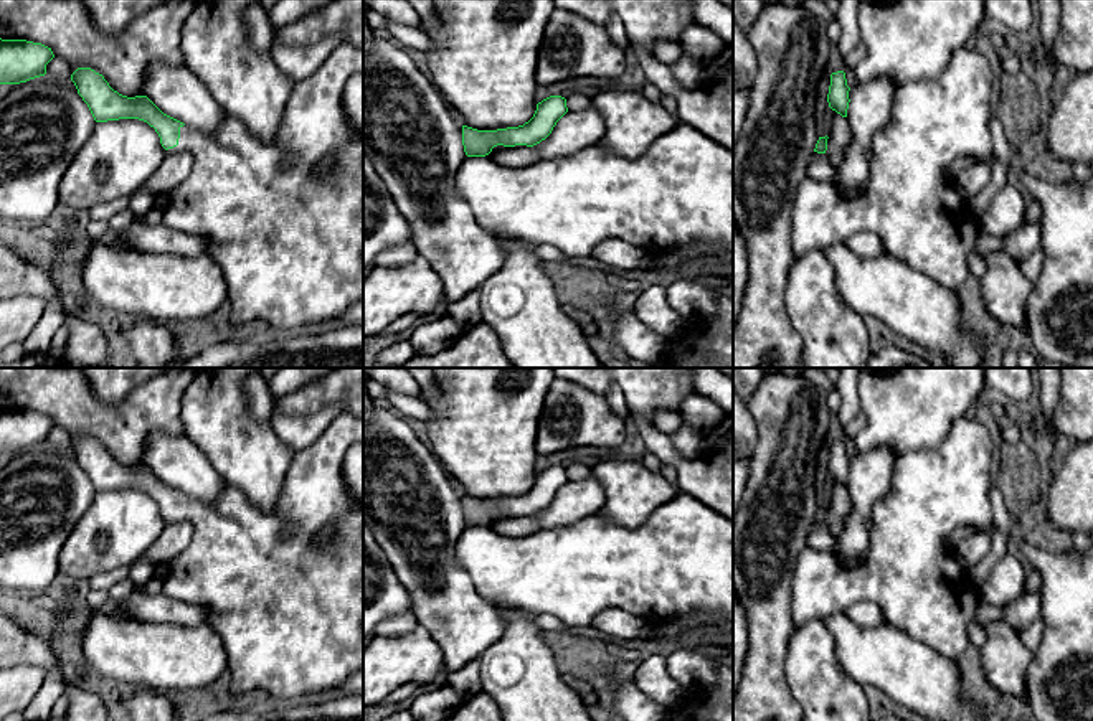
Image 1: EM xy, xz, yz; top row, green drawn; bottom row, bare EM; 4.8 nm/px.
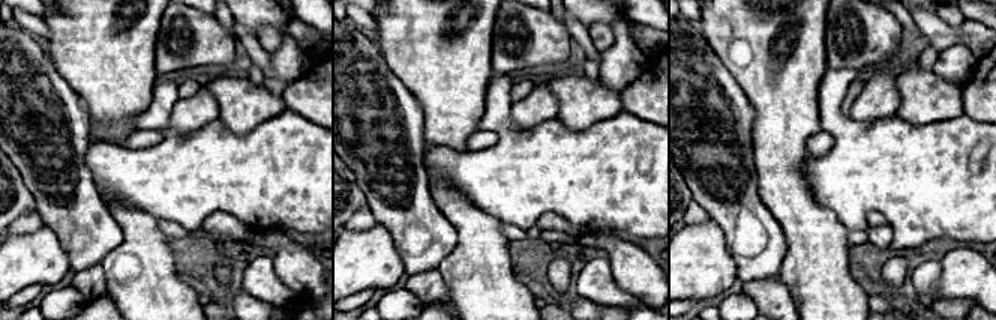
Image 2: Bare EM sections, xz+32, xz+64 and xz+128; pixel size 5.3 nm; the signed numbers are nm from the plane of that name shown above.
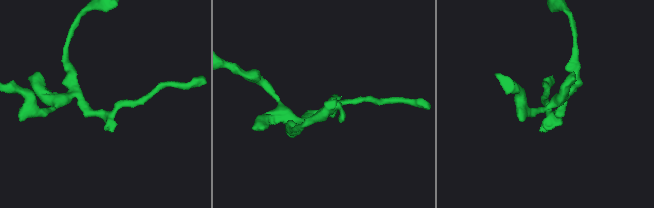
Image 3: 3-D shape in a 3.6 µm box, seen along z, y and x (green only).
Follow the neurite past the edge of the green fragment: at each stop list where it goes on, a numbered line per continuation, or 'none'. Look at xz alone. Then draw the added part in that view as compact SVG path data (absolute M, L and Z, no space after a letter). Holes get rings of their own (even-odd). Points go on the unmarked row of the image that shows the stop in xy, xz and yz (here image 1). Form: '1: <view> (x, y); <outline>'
1: xz (681, 561); M687 493L652 511L639 528L608 521L599 511L523 538L467 526L456 544L456 559L482 601L551 615L566 627L589 627L608 609L626 610L652 625L702 610L707 619L697 627L733 625L733 521Z

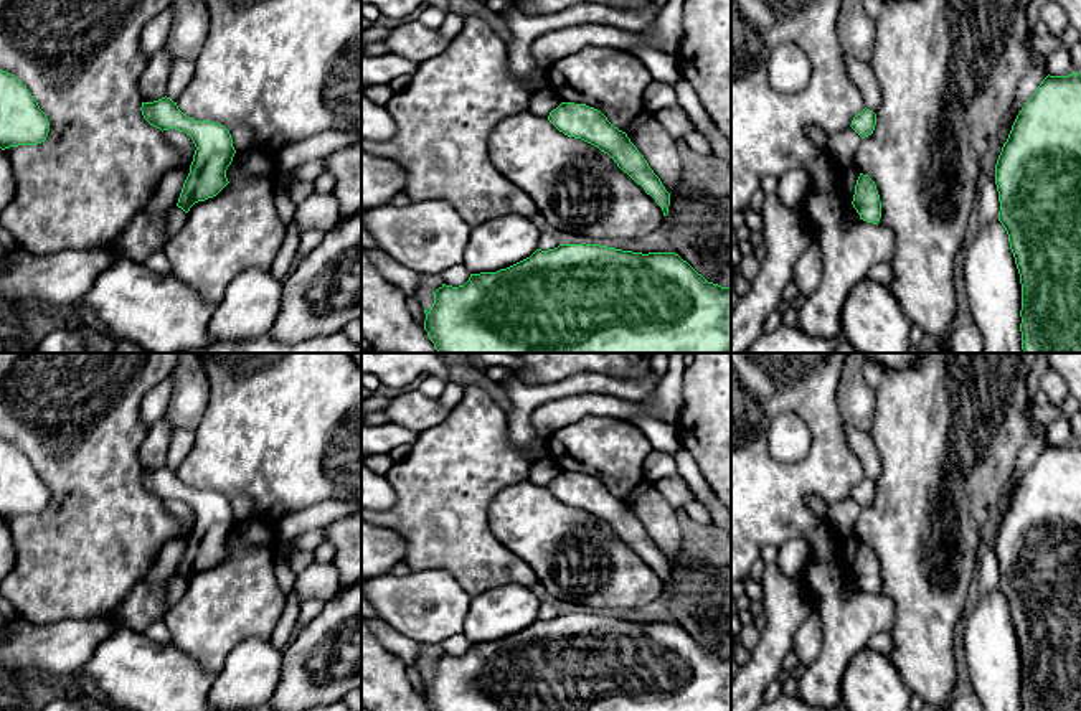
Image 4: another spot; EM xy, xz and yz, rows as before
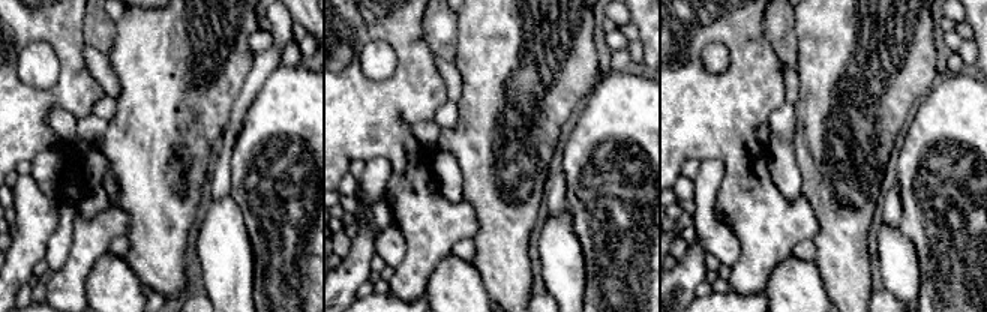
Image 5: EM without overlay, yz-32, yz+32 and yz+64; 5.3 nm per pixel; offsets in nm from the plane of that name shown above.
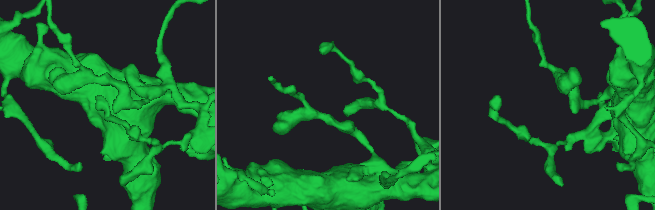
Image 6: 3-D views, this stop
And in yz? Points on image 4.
none

